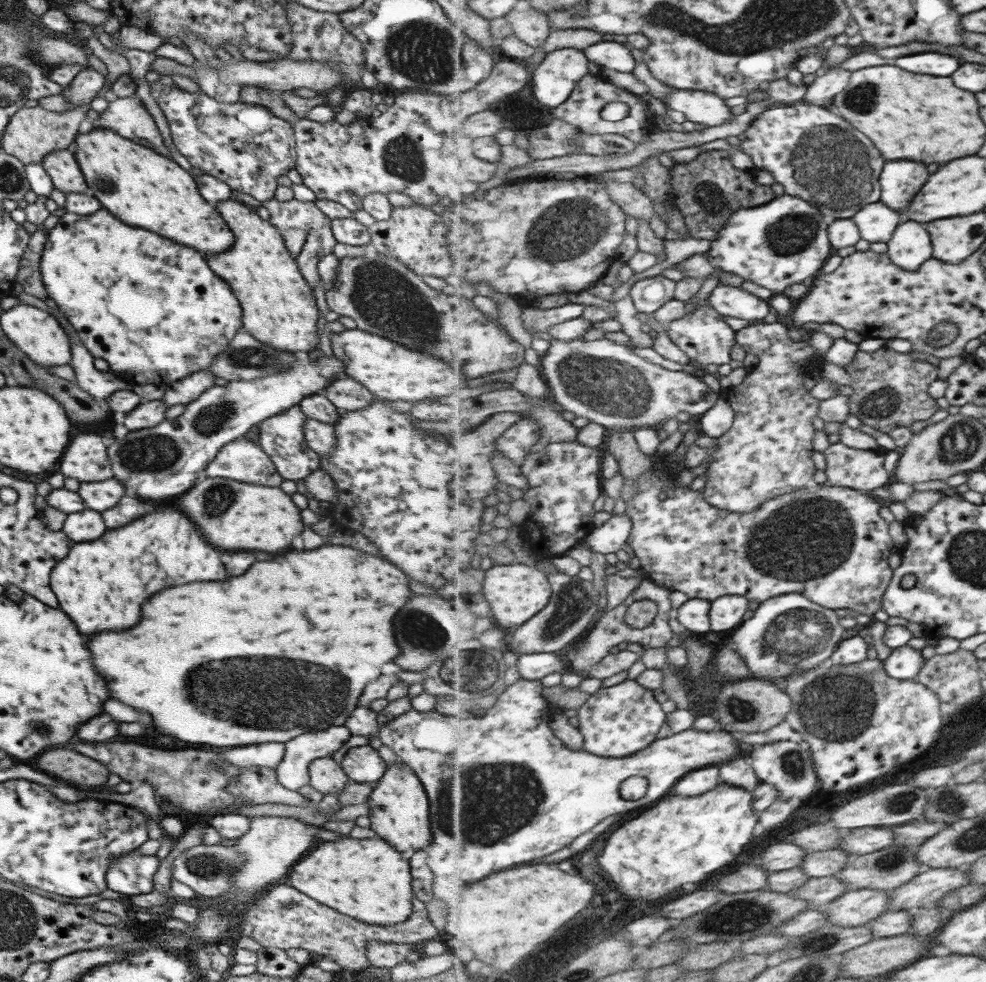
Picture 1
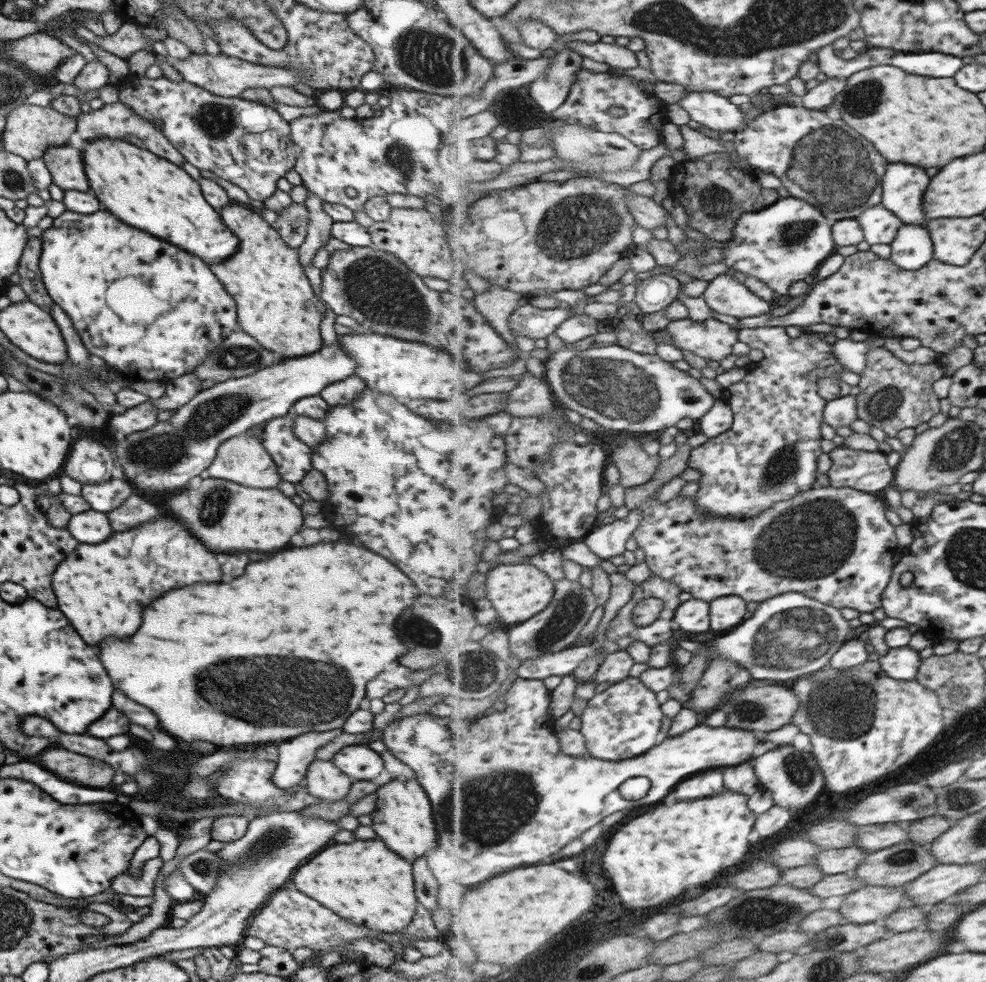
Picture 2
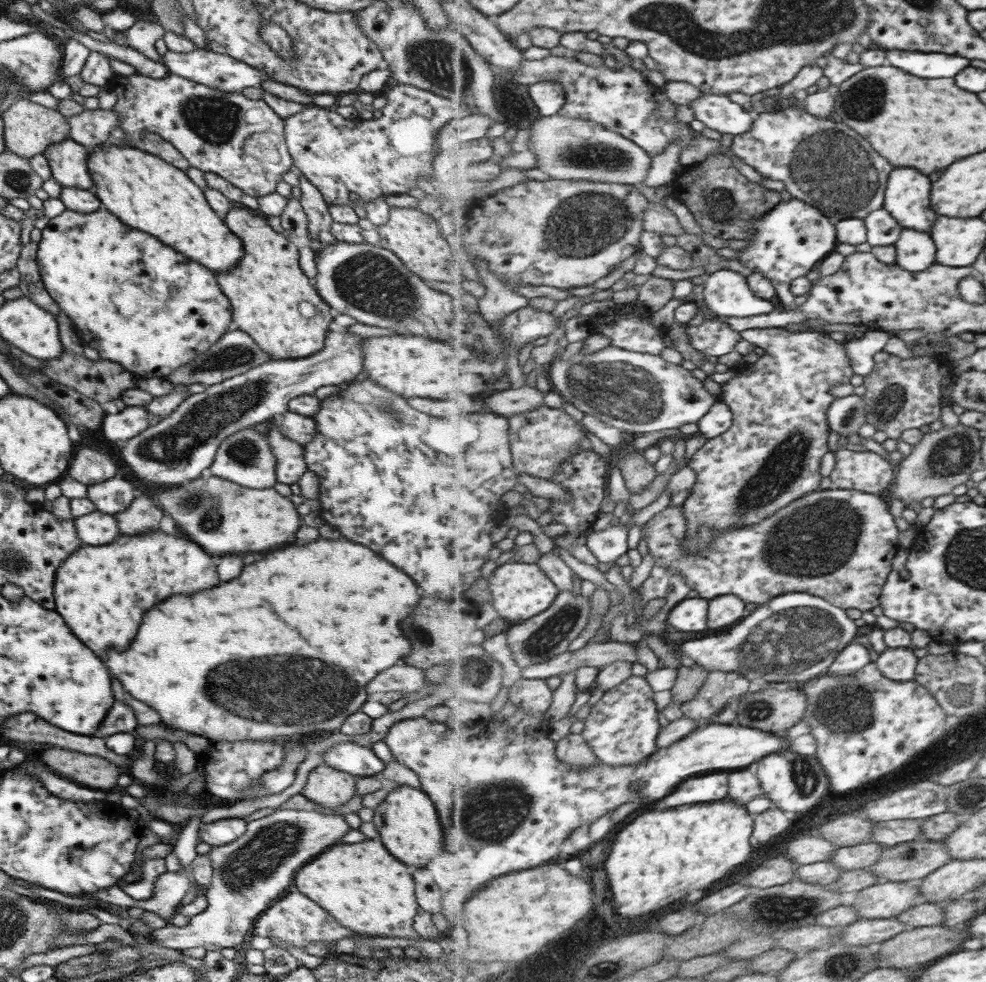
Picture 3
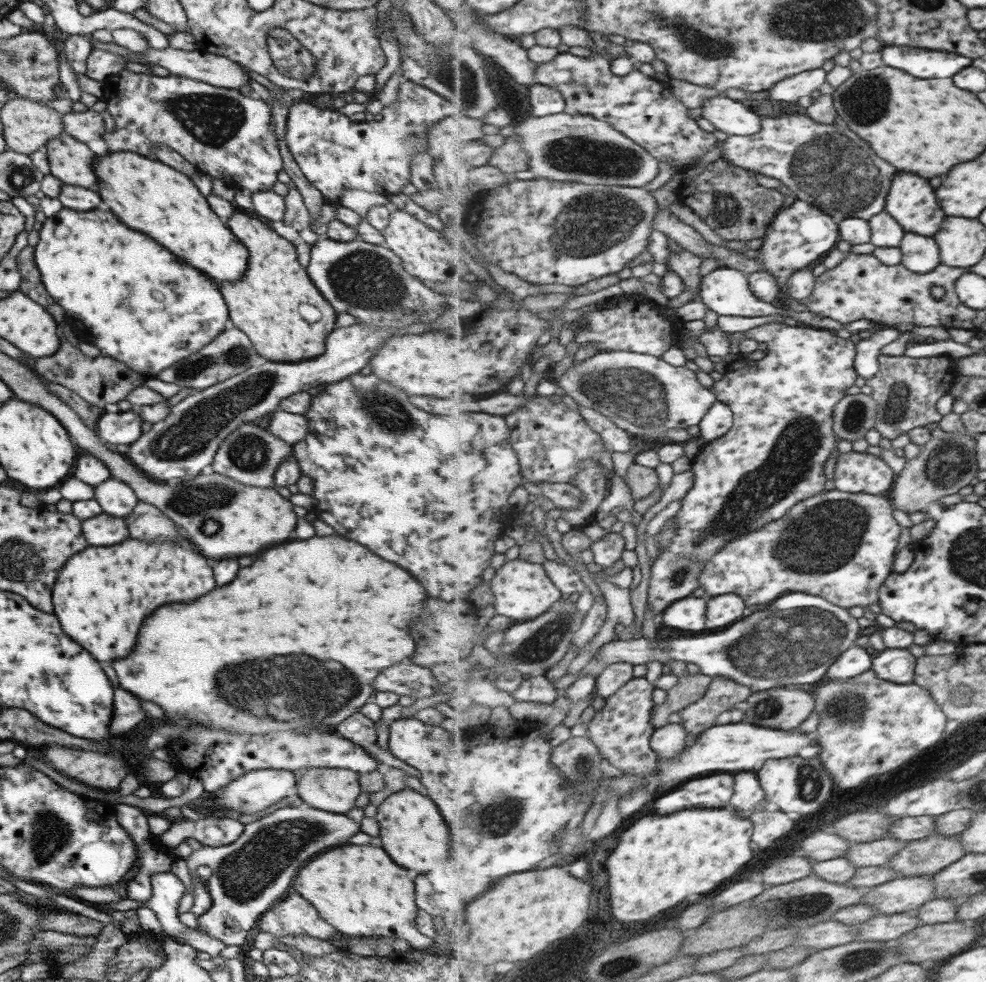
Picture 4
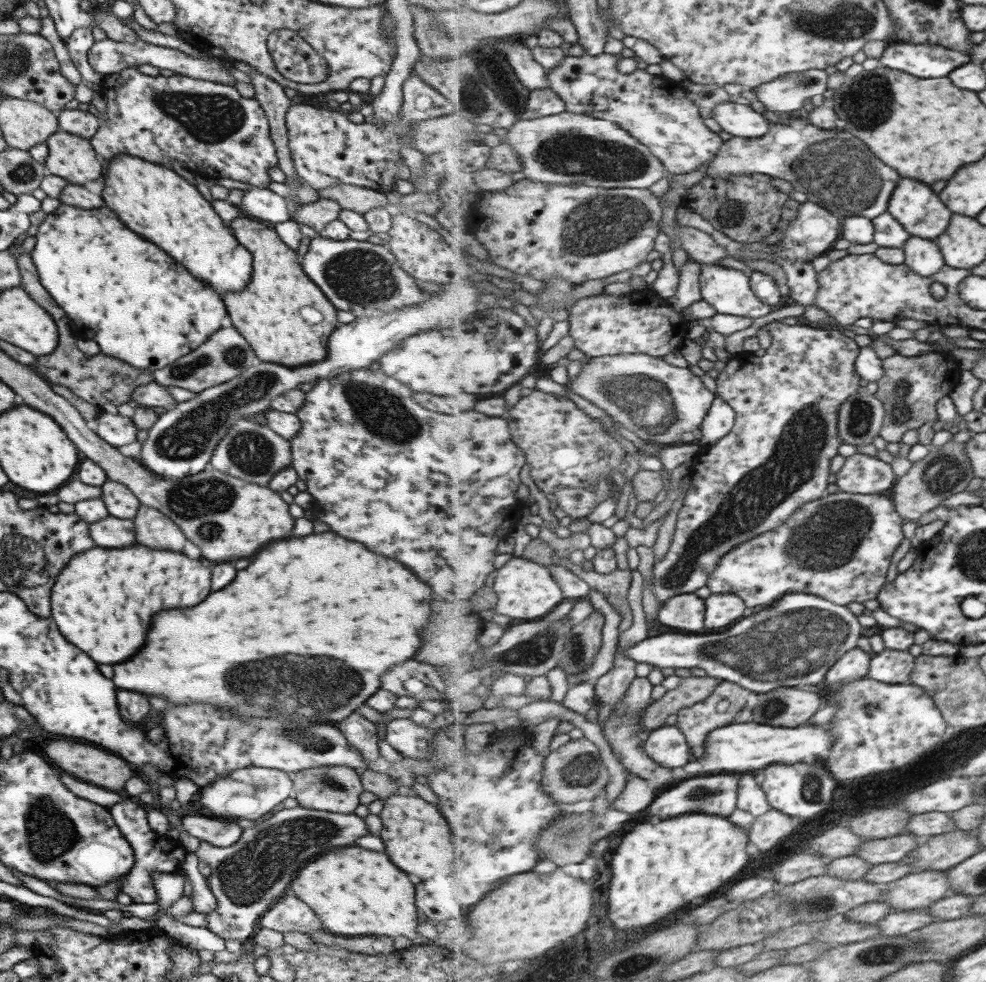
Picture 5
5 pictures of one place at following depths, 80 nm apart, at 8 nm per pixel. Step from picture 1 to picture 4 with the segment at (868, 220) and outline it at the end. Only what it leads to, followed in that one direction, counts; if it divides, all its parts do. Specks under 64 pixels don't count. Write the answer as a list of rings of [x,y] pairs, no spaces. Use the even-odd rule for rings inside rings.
[[[886,211],[875,214],[869,220],[872,231],[872,243],[876,248],[900,248],[907,232],[901,224]]]

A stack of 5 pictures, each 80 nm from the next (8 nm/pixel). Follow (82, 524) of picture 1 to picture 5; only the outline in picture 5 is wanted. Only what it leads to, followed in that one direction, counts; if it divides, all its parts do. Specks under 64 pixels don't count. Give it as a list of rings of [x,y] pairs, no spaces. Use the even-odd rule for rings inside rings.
[[[109,515],[96,523],[88,524],[88,535],[97,547],[129,546],[133,544],[133,523],[131,520],[117,520]]]

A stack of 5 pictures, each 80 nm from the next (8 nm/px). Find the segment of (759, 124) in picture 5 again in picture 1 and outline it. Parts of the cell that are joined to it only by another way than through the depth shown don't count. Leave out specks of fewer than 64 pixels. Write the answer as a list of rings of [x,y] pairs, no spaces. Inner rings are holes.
[[[675,88],[663,103],[668,109],[681,112],[686,120],[700,122],[707,127],[721,126],[734,117],[725,99],[711,92]]]

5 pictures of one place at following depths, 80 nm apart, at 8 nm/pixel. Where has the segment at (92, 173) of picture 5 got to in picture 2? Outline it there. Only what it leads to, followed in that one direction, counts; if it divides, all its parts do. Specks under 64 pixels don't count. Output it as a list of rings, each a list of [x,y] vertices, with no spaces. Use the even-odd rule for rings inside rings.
[[[69,144],[49,147],[41,159],[49,171],[52,183],[57,188],[62,191],[85,192],[87,190],[80,149]]]

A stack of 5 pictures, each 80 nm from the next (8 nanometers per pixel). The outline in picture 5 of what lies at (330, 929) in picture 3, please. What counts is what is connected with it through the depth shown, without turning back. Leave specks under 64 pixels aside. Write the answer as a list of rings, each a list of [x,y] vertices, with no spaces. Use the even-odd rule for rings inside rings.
[[[289,892],[283,894],[270,908],[260,915],[257,920],[260,927],[277,932],[323,932],[323,926],[315,918],[313,910],[307,908],[301,900],[291,896]]]

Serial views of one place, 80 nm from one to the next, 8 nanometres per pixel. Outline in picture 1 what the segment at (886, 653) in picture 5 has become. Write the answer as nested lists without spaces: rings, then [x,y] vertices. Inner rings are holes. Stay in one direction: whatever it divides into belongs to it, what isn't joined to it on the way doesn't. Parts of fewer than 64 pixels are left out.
[[[905,645],[896,648],[891,656],[884,660],[884,667],[889,676],[899,680],[915,680],[921,669],[925,666],[926,659],[920,650]]]

